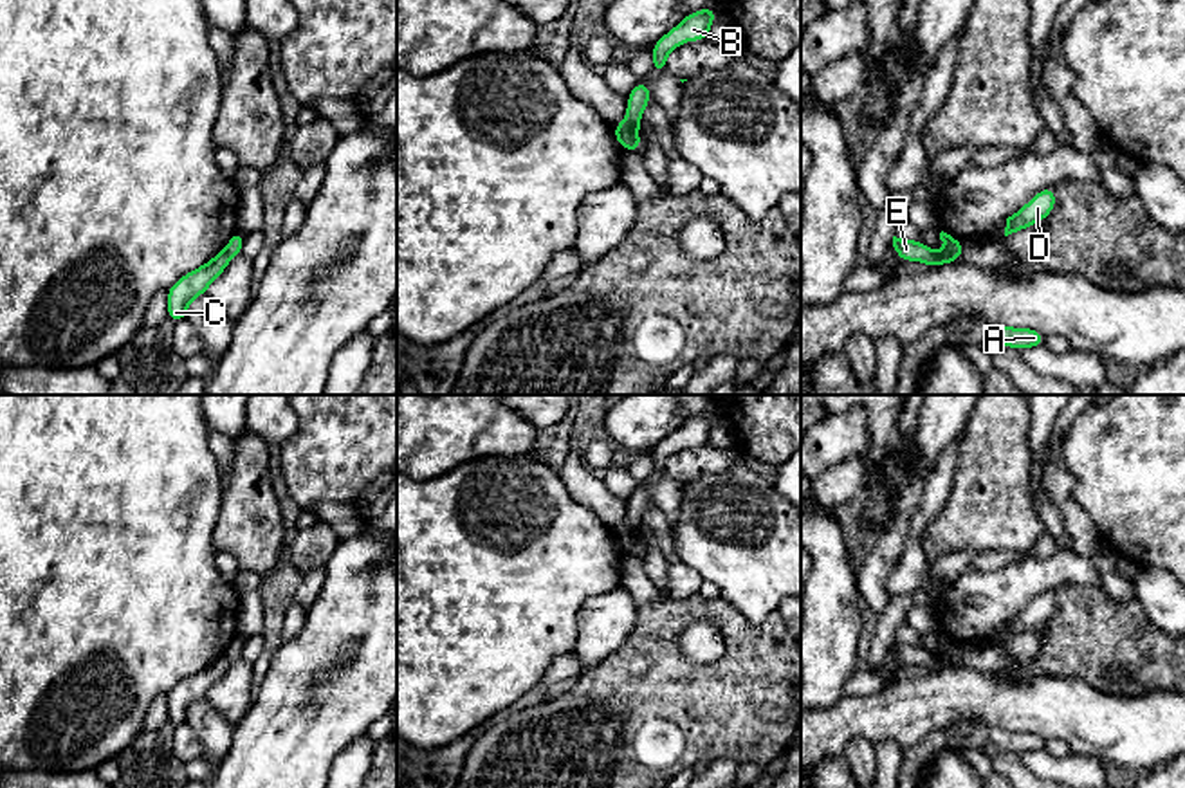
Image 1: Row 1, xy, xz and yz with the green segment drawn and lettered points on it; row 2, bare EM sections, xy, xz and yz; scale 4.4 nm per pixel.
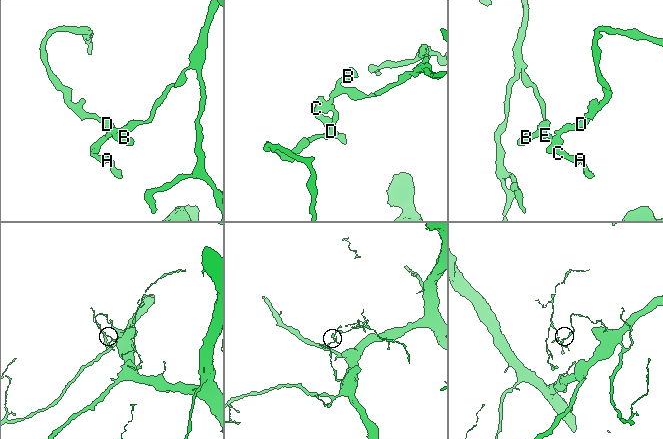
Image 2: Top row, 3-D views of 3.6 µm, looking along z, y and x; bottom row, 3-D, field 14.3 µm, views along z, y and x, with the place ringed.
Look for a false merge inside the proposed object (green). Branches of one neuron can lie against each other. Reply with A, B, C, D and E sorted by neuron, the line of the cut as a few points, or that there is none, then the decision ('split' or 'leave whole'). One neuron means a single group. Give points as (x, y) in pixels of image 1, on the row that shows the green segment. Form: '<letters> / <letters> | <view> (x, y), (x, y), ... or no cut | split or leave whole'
A B C E / D | yz (947, 246), (955, 260) | split

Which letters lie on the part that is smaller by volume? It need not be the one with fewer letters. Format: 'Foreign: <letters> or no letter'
Foreign: A, B, C, E

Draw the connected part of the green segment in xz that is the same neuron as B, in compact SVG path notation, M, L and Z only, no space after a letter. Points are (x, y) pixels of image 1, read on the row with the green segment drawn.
M705 7L689 13L675 29L664 34L649 50L653 54L653 74L667 72L666 58L684 41L709 40L709 31L718 9Z

